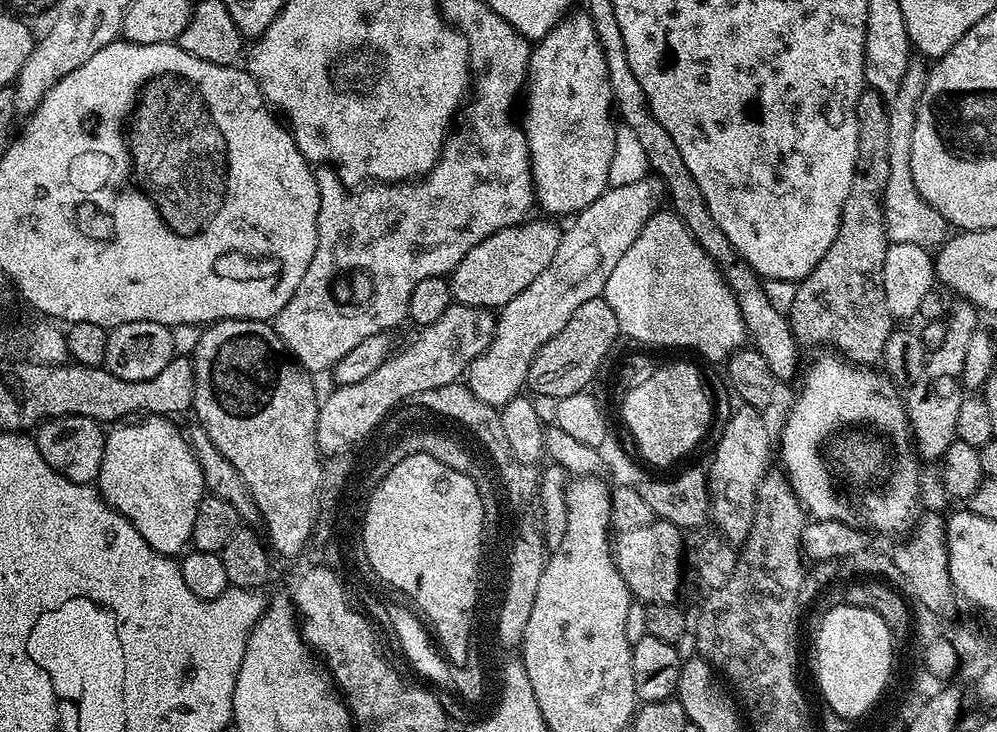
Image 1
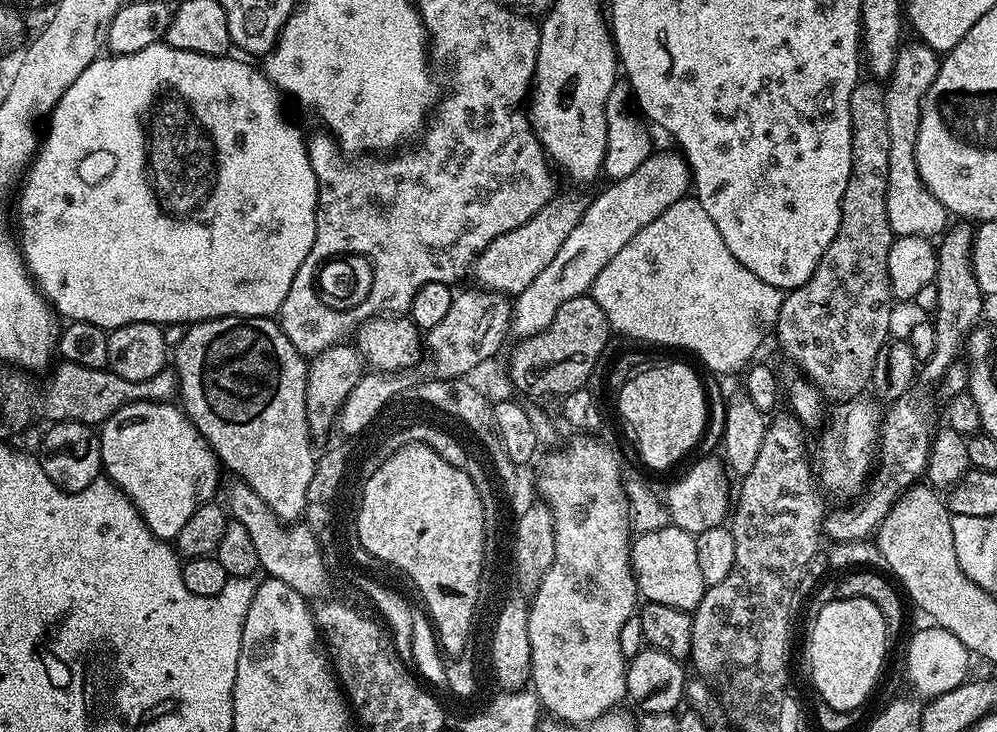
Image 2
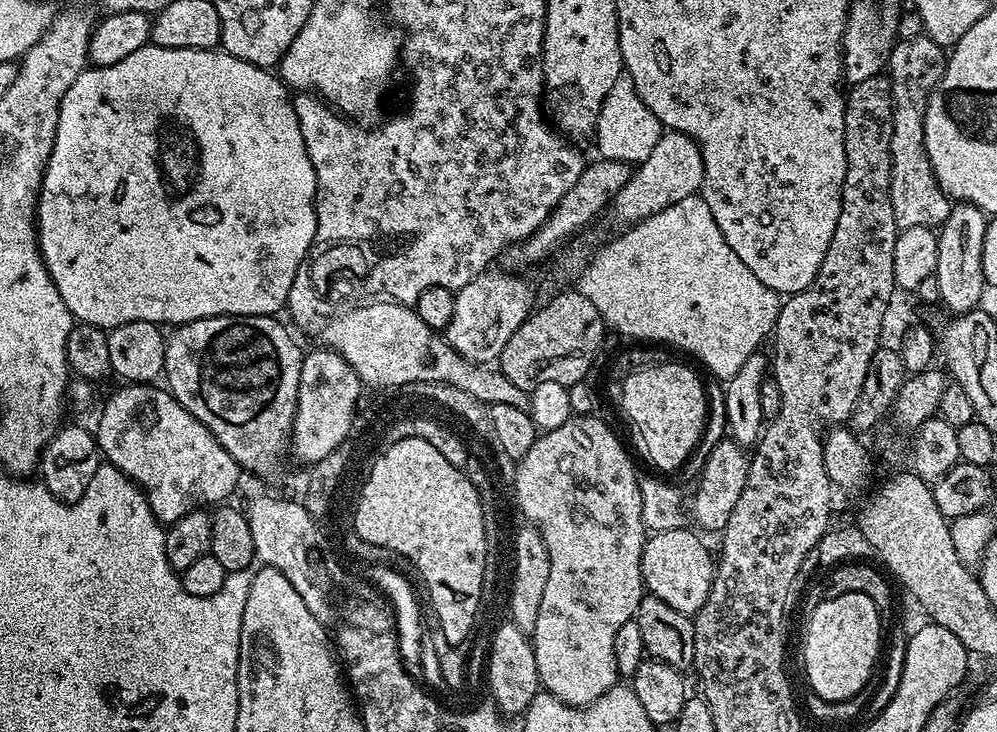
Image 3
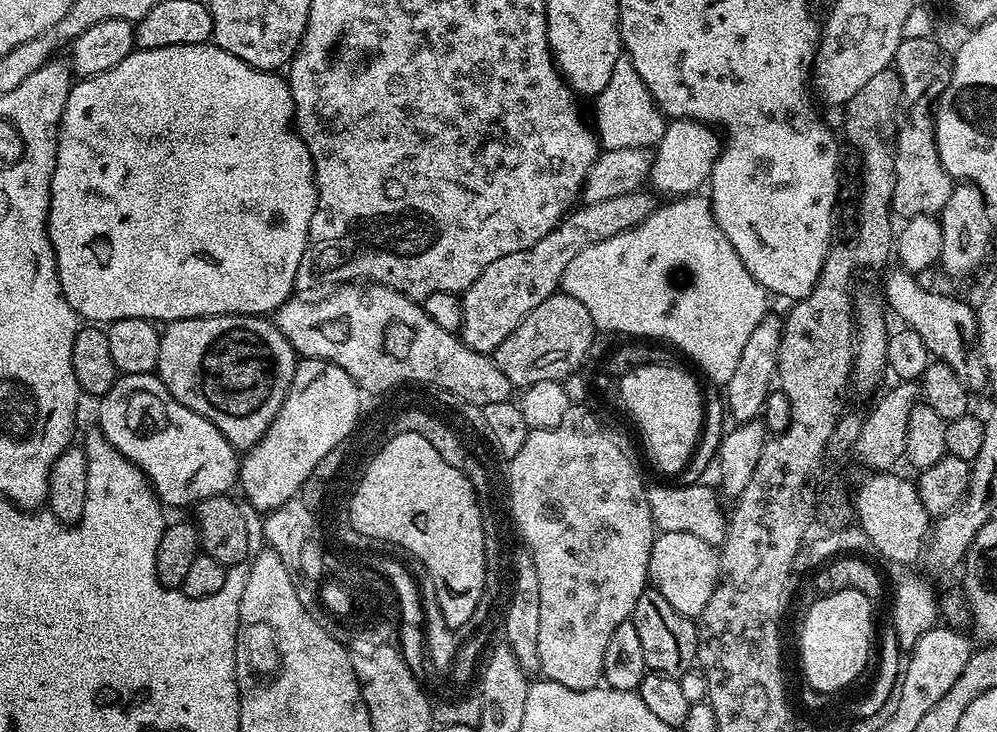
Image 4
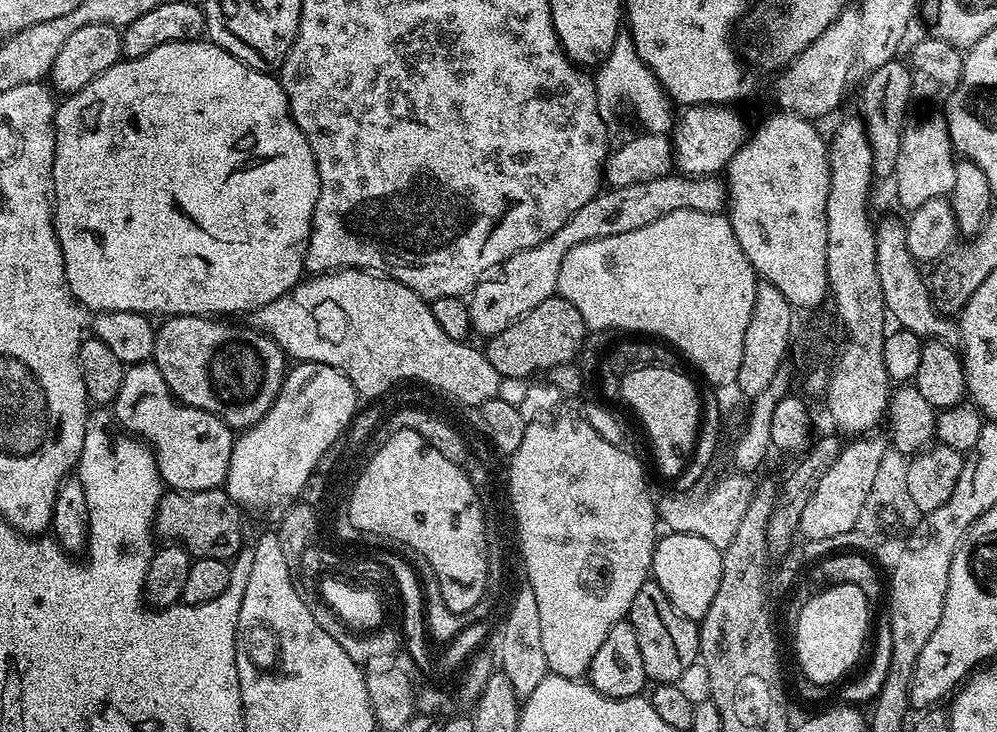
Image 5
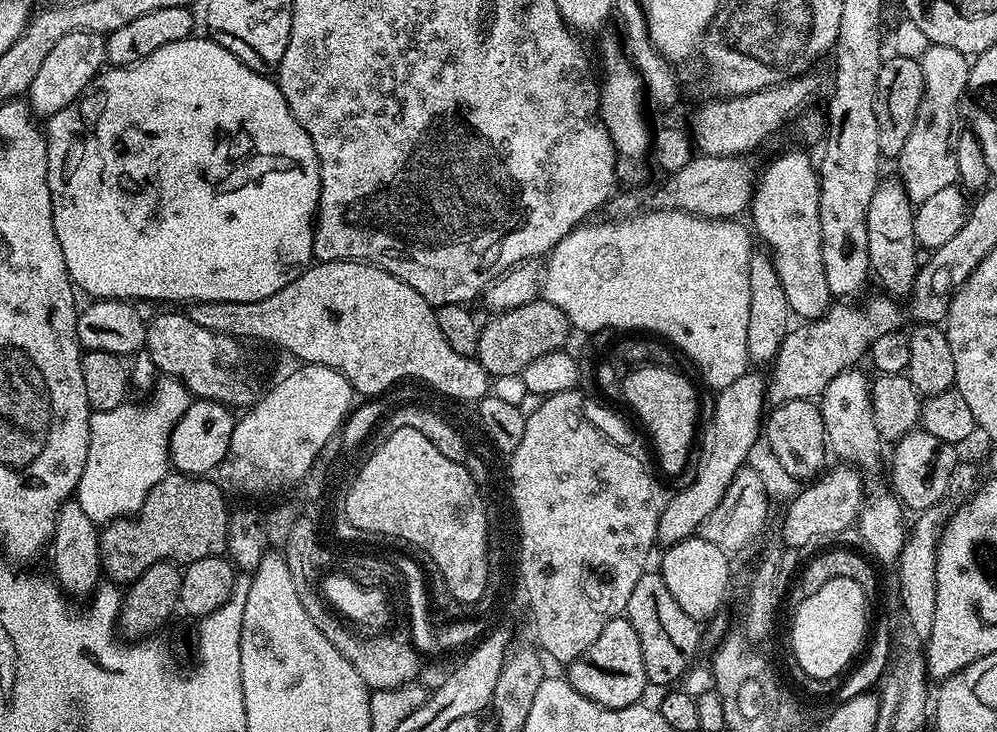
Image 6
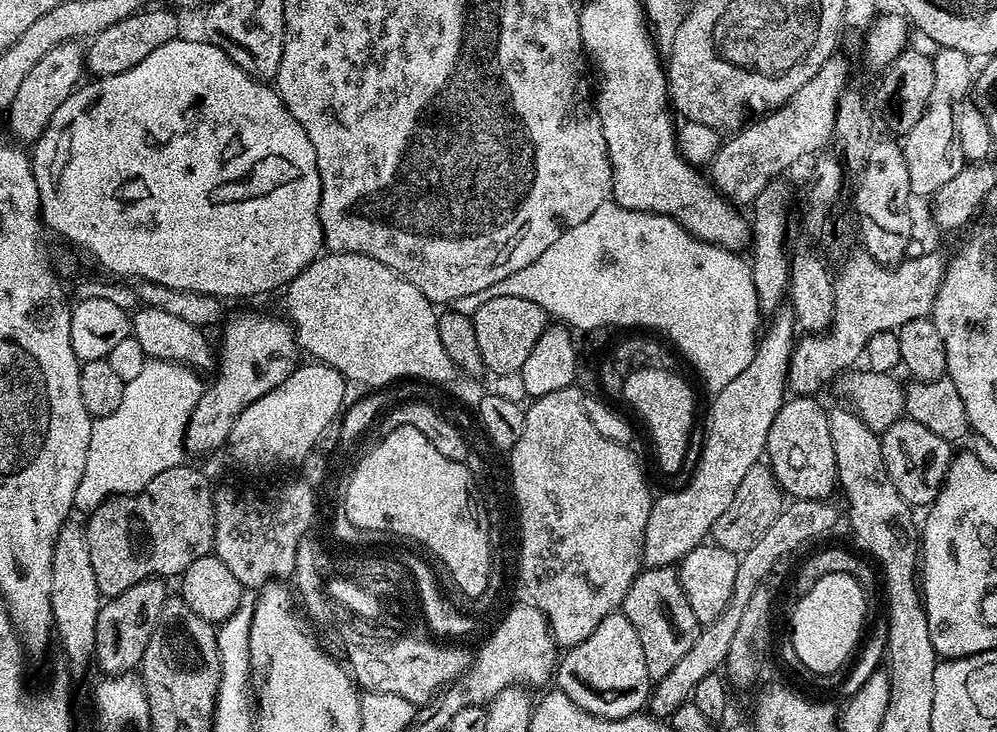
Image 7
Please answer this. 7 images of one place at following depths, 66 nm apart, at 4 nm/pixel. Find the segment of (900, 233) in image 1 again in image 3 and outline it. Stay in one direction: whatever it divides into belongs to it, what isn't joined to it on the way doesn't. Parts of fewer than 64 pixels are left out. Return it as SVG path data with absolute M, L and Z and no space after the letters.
M917 34L897 39L888 56L886 75L892 82L892 181L890 202L894 206L897 229L926 226L936 230L946 222L953 201L940 188L938 178L930 166L924 137L924 115L928 98L944 76L945 45L934 42L929 36Z

